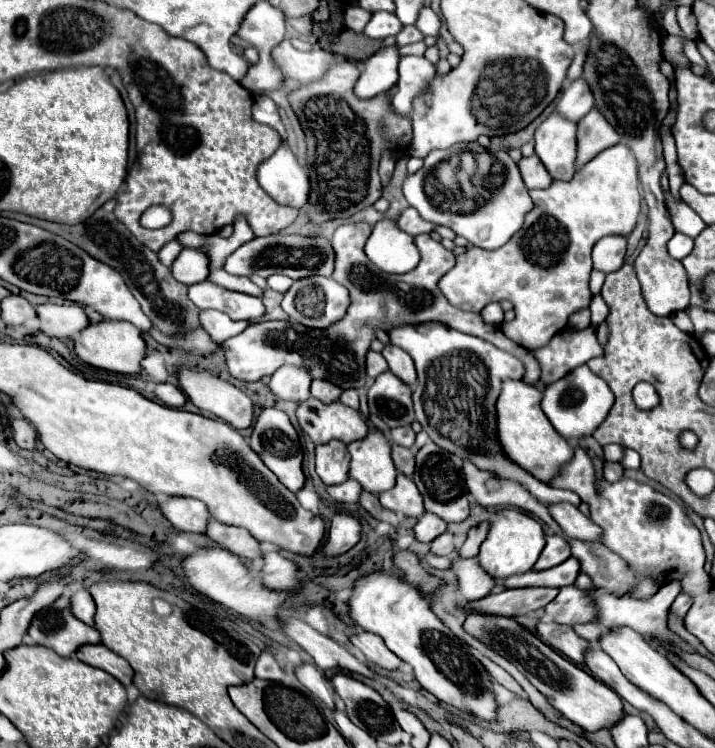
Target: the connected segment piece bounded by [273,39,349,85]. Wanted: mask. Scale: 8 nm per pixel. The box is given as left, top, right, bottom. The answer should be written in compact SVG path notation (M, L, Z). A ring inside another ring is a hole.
M285 39L281 45L277 45L273 49L273 59L287 77L291 77L303 85L323 79L323 75L329 71L331 65L349 61L343 55L335 55L335 53L329 53L323 49L315 49L309 53L297 51L289 43L289 39Z

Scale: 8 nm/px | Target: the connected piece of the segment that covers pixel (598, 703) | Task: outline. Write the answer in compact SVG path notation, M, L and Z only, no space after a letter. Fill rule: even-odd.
M467 611L463 629L475 639L479 639L481 643L485 643L489 649L505 657L509 663L513 663L529 679L529 683L549 701L549 705L553 705L557 711L561 711L569 721L573 721L581 729L585 731L597 731L603 727L611 729L615 723L621 721L623 703L615 691L611 691L605 683L597 681L583 669L575 667L569 659L565 659L553 647L543 643L535 633L519 625L515 619Z

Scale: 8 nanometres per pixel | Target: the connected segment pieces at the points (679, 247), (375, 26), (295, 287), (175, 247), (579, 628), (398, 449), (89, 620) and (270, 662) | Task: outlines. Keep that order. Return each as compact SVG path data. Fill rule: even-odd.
M675 233L673 239L669 241L669 253L671 253L675 259L681 259L681 257L689 255L691 249L693 249L693 239L687 237L687 235Z
M377 11L373 13L373 19L367 23L363 33L369 35L371 39L385 39L389 35L397 35L401 29L403 29L403 23L397 19L395 13Z
M313 275L313 277L305 277L305 279L293 281L291 289L283 297L281 307L295 321L299 321L299 323L303 323L307 327L325 329L325 327L329 327L331 323L339 321L345 315L345 311L349 307L349 293L347 293L347 289L343 285L339 285L331 277Z
M175 239L175 241L171 241L171 243L167 243L161 251L159 251L159 259L161 259L161 263L165 265L165 267L171 267L171 263L175 261L175 257L181 253L181 245L179 245L179 241Z
M583 623L583 625L575 625L573 629L577 631L577 635L581 635L583 639L589 639L591 643L597 643L597 639L603 633L603 629L597 623Z
M393 445L391 447L391 457L393 457L393 463L395 463L395 469L407 477L413 475L415 471L415 453L407 447L401 447L401 445Z
M79 589L71 597L71 611L73 615L83 621L85 625L93 625L93 615L95 615L95 601L87 589Z
M263 653L261 659L255 665L255 675L259 679L269 679L269 681L281 681L283 677L283 669L279 667L279 663L275 661L275 657L271 653Z

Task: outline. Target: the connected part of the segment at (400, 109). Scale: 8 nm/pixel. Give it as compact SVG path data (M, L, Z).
M401 57L397 93L393 95L393 109L401 115L411 115L413 97L427 89L435 77L435 65L425 57Z

